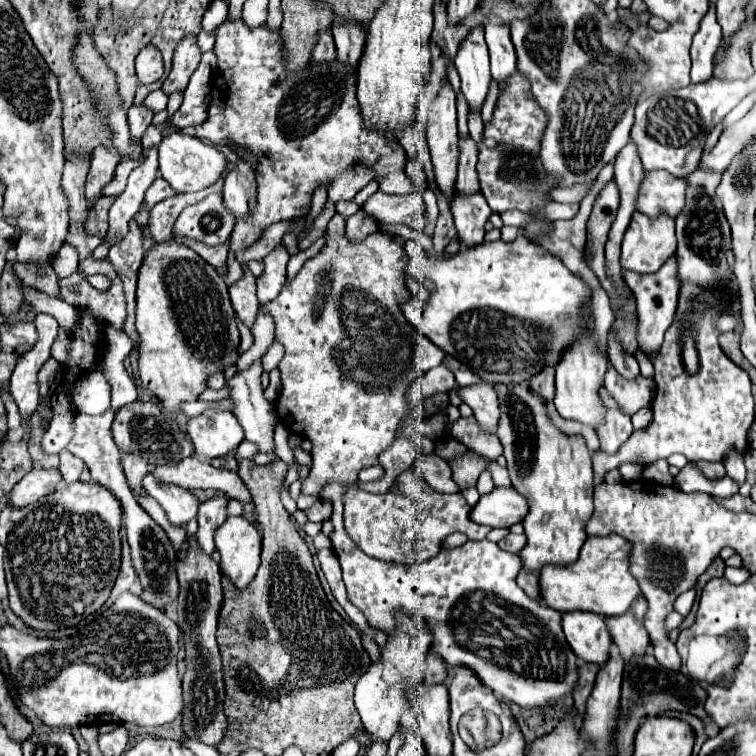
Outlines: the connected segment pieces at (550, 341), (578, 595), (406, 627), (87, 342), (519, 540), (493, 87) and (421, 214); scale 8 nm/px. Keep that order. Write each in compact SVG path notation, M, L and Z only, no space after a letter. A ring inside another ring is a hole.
M518 235L512 243L504 243L504 241L494 241L494 243L478 243L474 247L468 247L468 249L460 249L458 253L454 255L446 255L446 253L436 253L434 257L428 257L428 253L416 243L416 241L406 241L404 243L404 251L408 255L408 265L406 265L406 275L408 277L414 277L418 279L420 283L424 283L426 279L430 279L434 283L434 289L432 293L428 293L428 299L420 299L420 297L410 297L408 301L404 301L400 305L404 317L416 327L418 333L422 333L424 337L428 337L436 347L440 347L446 355L452 355L454 359L458 359L464 367L468 367L474 375L478 375L482 381L486 383L504 383L504 385L510 385L510 383L528 383L536 373L540 373L540 369L544 365L556 365L560 359L562 359L562 351L584 331L586 323L584 323L584 307L586 303L590 301L592 297L592 291L590 287L574 273L570 273L564 263L550 255L548 251L544 251L540 245L528 241L524 235Z
M610 533L604 537L588 535L586 543L580 549L580 557L568 565L544 565L540 571L540 595L548 607L556 611L594 611L602 617L622 615L640 595L636 579L628 571L628 553L630 543L624 537Z
M396 611L396 633L388 635L386 645L380 647L380 659L370 665L370 669L360 677L356 685L356 709L362 717L366 731L374 741L388 743L392 735L398 731L400 717L408 711L408 699L404 691L422 683L420 675L426 669L426 653L432 643L432 631L420 617L410 617L404 611Z
M92 255L80 261L80 269L76 273L72 273L66 279L58 281L60 287L60 299L66 301L68 305L74 307L76 311L76 327L72 331L72 343L68 345L68 361L64 363L64 367L74 367L78 373L88 373L92 369L92 365L96 365L102 359L102 353L106 349L106 329L108 327L116 327L122 331L124 321L126 321L126 299L124 299L124 285L118 279L112 263L108 259L94 259ZM88 275L108 275L112 279L112 287L106 293L98 293L88 281ZM72 285L76 285L76 293L72 293Z
M508 533L504 539L498 541L498 547L504 549L504 551L510 551L510 553L520 553L520 549L526 545L526 535L514 535L514 533Z
M492 79L490 82L489 92L481 110L481 117L484 124L489 123L492 119L492 113L494 111L498 95L498 84L494 79Z
M376 191L362 209L380 223L386 225L408 225L416 231L424 231L428 217L426 205L420 193L410 195L386 195Z

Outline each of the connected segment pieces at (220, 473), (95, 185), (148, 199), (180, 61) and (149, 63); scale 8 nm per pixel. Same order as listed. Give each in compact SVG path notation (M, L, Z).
M196 457L184 459L180 465L160 465L154 469L154 473L164 483L172 483L188 491L216 489L220 493L226 493L230 499L238 499L240 503L252 503L252 495L236 471L216 469Z
M98 147L94 151L92 167L86 181L86 199L92 201L92 205L98 201L102 187L112 181L112 175L118 163L120 163L120 155L116 151L110 151L104 147Z
M156 177L156 181L148 187L148 191L144 195L144 205L142 207L152 209L156 203L160 203L168 197L174 197L174 195L178 195L178 193L168 185L168 181L164 181L162 177Z
M196 35L184 37L176 47L176 53L174 53L174 59L172 59L172 71L162 85L164 93L170 95L174 91L186 89L190 75L196 71L196 67L200 63L200 57L202 57L202 51L196 43Z
M146 45L140 55L136 57L136 75L142 85L154 83L164 75L164 65L158 49L152 49L152 45Z

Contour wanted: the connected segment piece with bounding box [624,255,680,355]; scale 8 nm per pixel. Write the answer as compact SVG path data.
M676 255L668 257L668 261L656 273L652 273L652 275L624 273L626 285L632 289L632 293L636 297L636 303L638 303L638 319L640 319L640 325L638 325L638 345L640 345L640 349L646 355L654 353L662 345L664 333L670 327L672 317L676 313L678 287L680 287L676 277L678 277L678 273L676 273Z

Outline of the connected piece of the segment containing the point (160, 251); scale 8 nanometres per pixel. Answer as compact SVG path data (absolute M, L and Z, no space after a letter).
M176 241L152 243L138 271L136 303L136 329L140 335L138 371L142 387L152 391L164 409L180 411L180 403L196 401L196 395L206 389L204 379L208 379L208 375L234 365L238 359L236 349L240 343L240 333L234 321L234 309L230 305L224 277L220 277L218 271L190 247L178 245Z

